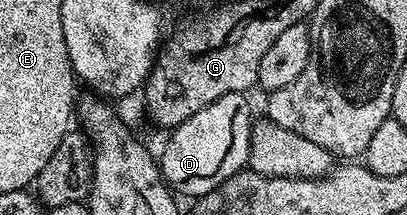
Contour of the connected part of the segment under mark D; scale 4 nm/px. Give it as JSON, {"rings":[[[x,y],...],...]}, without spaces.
{"rings":[[[244,93],[224,95],[184,119],[184,123],[173,126],[174,134],[163,147],[162,157],[160,153],[160,168],[163,180],[175,194],[200,198],[247,168],[252,116],[246,100]]]}

